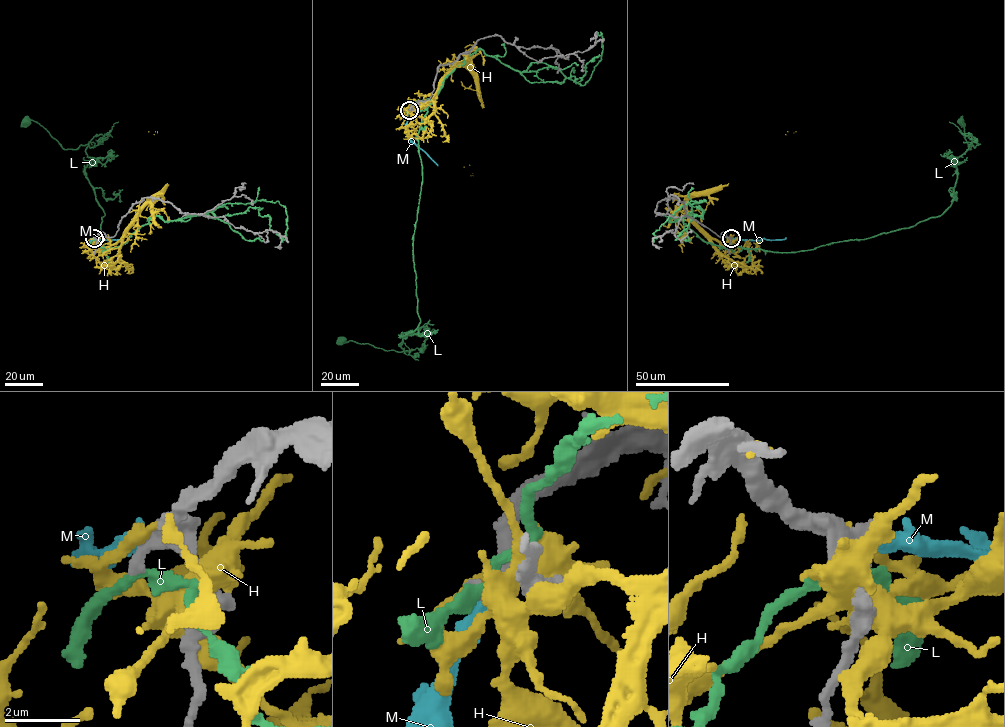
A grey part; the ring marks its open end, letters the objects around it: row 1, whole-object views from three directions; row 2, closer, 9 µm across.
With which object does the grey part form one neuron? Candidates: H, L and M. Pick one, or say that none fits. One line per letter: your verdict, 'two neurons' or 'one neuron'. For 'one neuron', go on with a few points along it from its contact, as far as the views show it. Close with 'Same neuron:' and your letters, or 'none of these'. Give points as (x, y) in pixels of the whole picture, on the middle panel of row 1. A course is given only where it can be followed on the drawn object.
H: two neurons
L: two neurons
M: one neuron; it runs (409, 111), (406, 133), (437, 165)
Same neuron: M

